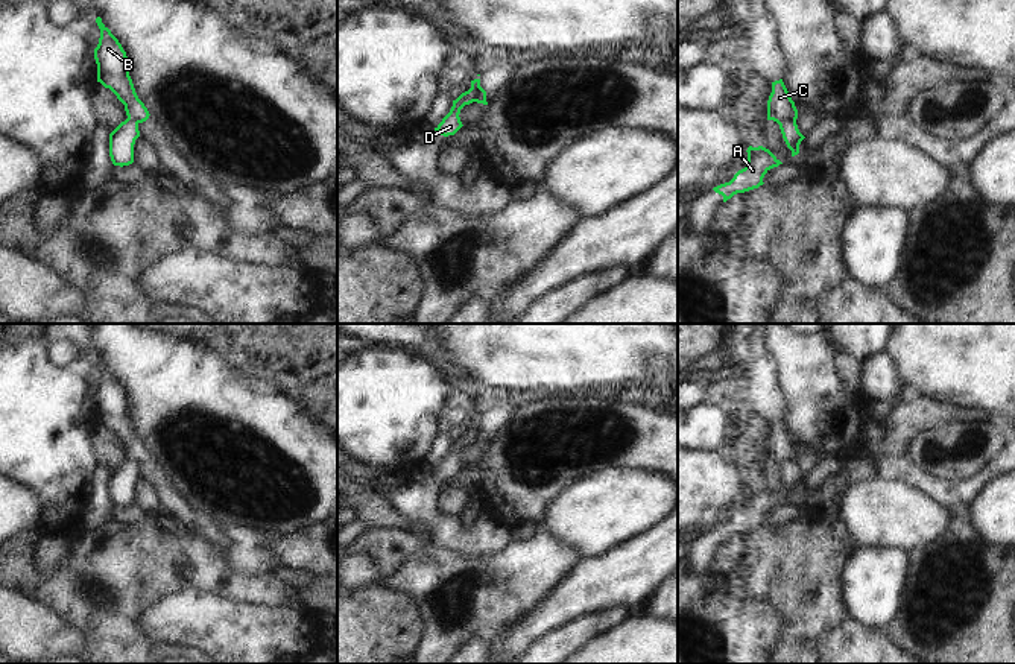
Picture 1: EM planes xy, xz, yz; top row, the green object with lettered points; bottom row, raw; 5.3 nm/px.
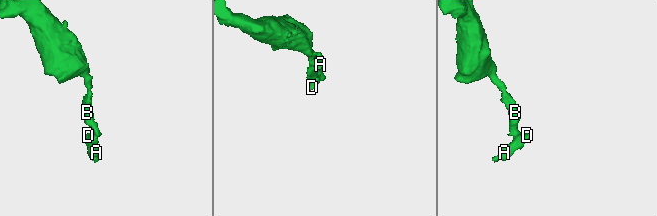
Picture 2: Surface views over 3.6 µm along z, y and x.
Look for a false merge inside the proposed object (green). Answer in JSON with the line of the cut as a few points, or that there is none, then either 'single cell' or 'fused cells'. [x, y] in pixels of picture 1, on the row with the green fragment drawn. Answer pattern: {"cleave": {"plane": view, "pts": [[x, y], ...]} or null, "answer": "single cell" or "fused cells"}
{"cleave": {"plane": "yz", "pts": [[795, 119], [778, 123]]}, "answer": "fused cells"}

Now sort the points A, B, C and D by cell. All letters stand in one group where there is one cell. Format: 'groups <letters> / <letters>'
groups A D / B C

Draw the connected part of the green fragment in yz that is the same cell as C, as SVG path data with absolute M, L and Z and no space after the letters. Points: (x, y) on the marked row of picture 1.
M783 79L772 82L772 93L767 100L767 120L773 120L779 125L783 122L796 119L798 109L789 96Z

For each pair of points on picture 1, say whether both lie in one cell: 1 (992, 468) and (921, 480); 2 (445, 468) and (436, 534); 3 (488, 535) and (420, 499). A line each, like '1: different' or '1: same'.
1: same
2: same
3: same

